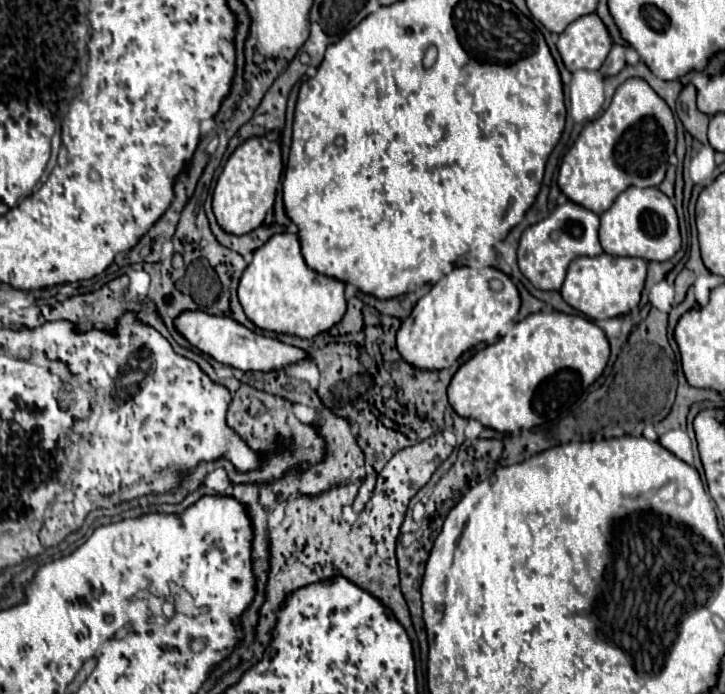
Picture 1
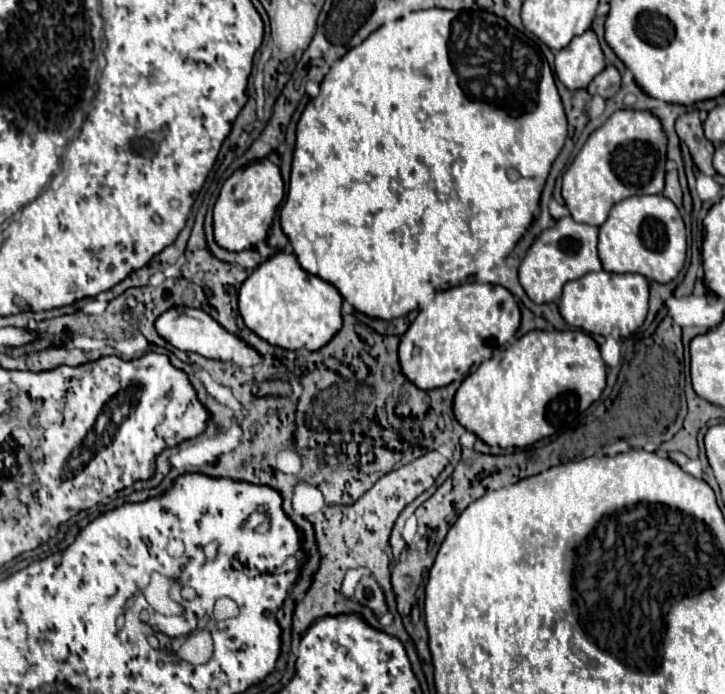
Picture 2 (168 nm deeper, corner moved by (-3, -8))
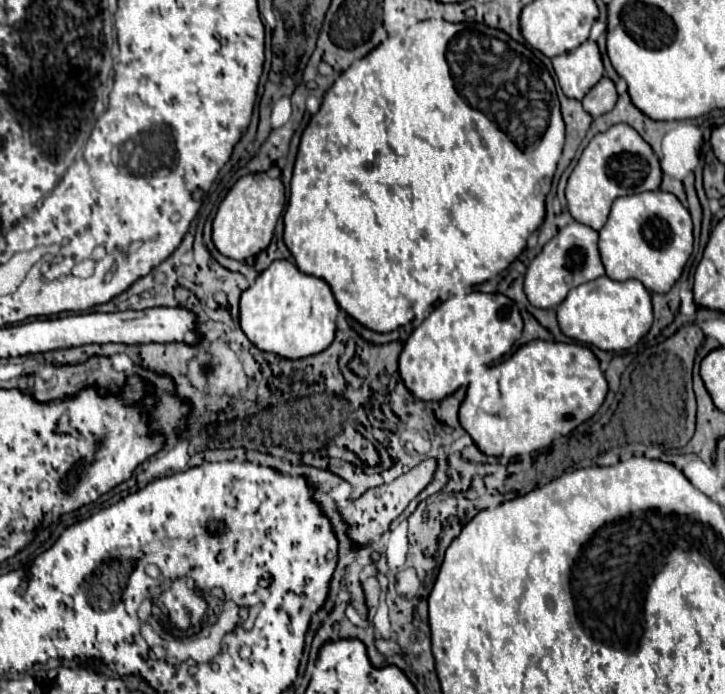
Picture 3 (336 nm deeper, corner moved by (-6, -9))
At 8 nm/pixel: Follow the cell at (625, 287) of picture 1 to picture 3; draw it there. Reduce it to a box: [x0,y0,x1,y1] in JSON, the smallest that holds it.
[558,277,652,351]

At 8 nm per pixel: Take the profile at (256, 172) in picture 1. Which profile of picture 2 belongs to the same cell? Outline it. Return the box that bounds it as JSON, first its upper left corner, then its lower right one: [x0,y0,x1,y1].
[213,158,285,252]

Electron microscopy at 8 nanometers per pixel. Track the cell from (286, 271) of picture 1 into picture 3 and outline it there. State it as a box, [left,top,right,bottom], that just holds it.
[240,259,338,359]

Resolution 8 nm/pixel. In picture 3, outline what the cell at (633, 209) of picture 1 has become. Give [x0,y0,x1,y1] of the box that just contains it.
[600,191,692,293]

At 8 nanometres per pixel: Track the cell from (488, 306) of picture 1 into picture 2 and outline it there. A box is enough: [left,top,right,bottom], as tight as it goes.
[401,284,521,390]

